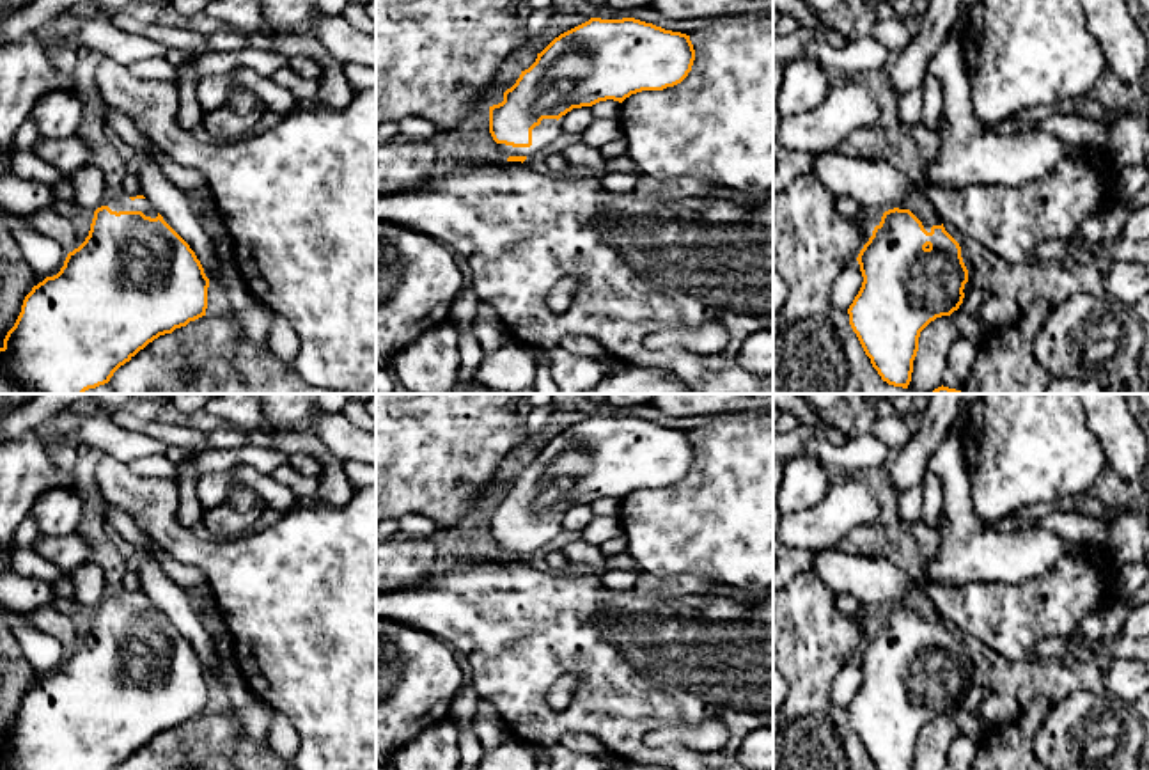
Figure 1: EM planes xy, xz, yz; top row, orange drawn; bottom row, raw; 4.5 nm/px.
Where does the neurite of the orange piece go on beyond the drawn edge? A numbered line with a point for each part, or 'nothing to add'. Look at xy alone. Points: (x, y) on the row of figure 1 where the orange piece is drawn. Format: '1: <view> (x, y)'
1: xy (121, 203)

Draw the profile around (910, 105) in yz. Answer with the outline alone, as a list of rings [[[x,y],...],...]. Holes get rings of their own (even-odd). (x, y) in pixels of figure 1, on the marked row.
[[[911,89],[899,96],[897,101],[899,119],[906,128],[913,128],[922,121],[924,115],[924,98],[920,89]]]

